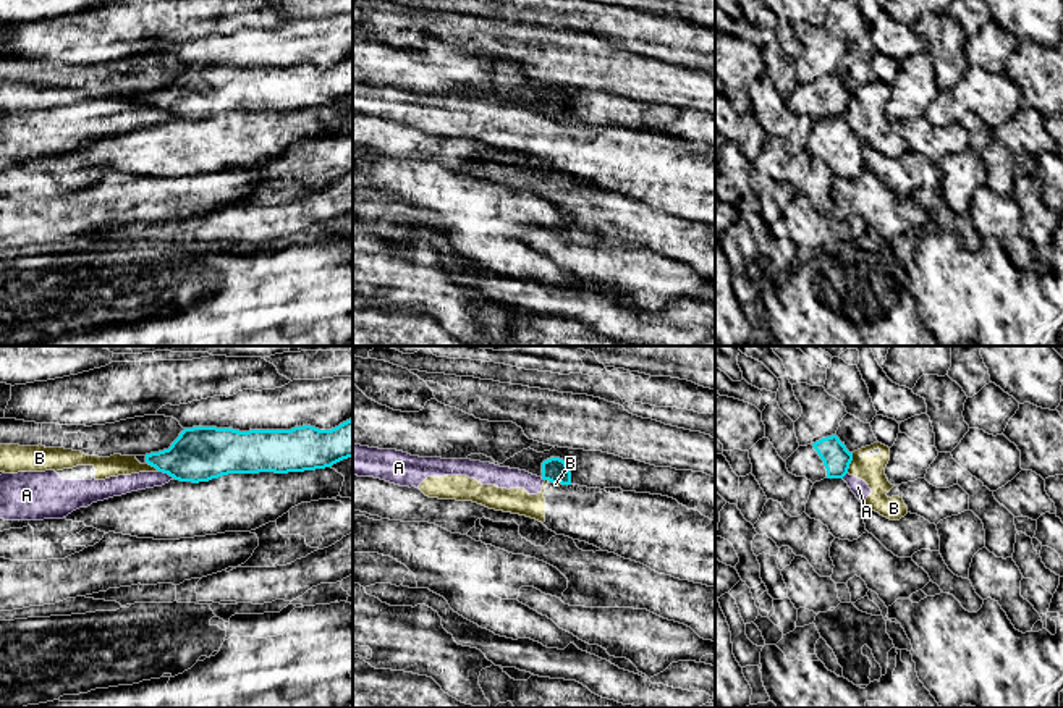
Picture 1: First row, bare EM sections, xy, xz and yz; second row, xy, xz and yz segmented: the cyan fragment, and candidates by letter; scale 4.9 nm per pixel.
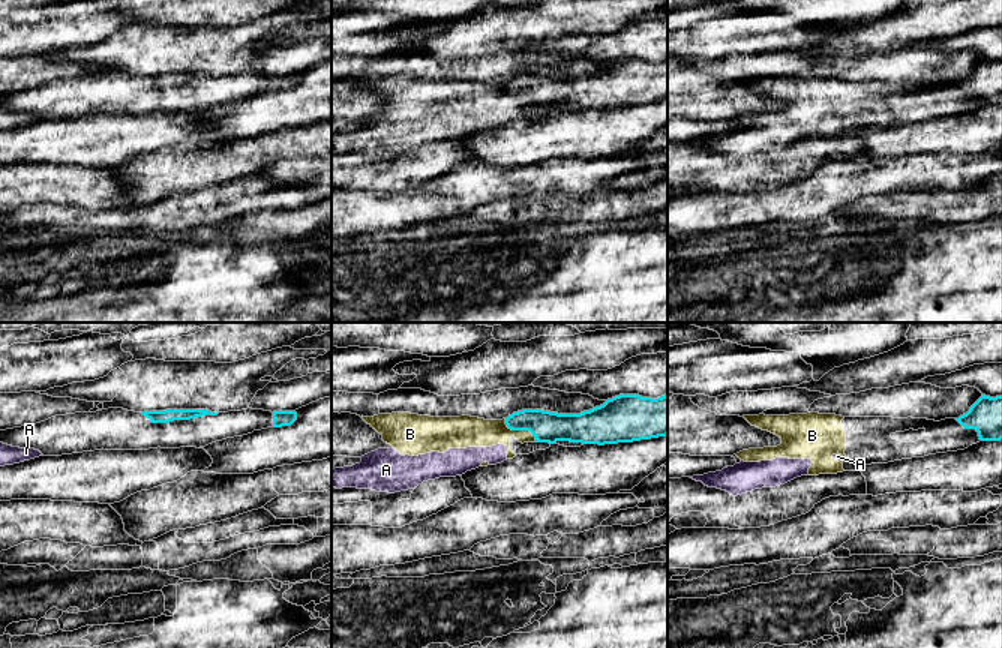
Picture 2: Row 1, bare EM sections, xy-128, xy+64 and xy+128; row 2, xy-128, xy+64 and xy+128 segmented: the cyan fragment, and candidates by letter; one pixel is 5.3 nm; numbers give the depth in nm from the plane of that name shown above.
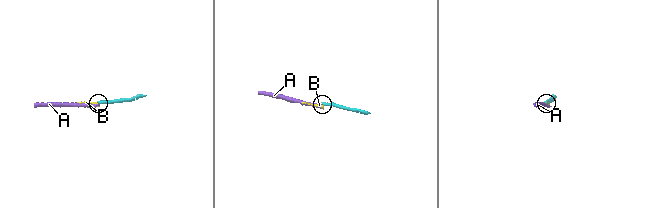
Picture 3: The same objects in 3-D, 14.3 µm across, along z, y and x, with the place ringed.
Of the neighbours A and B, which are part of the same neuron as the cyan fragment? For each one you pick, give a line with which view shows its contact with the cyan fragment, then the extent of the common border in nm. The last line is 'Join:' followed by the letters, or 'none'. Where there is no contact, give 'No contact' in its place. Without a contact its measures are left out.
Join: none

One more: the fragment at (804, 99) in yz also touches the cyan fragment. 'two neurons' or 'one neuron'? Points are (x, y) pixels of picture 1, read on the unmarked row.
one neuron

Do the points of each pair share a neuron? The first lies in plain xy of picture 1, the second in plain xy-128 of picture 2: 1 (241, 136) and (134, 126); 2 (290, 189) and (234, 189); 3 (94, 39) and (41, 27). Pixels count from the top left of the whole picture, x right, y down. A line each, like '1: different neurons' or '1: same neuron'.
1: same neuron
2: different neurons
3: same neuron

